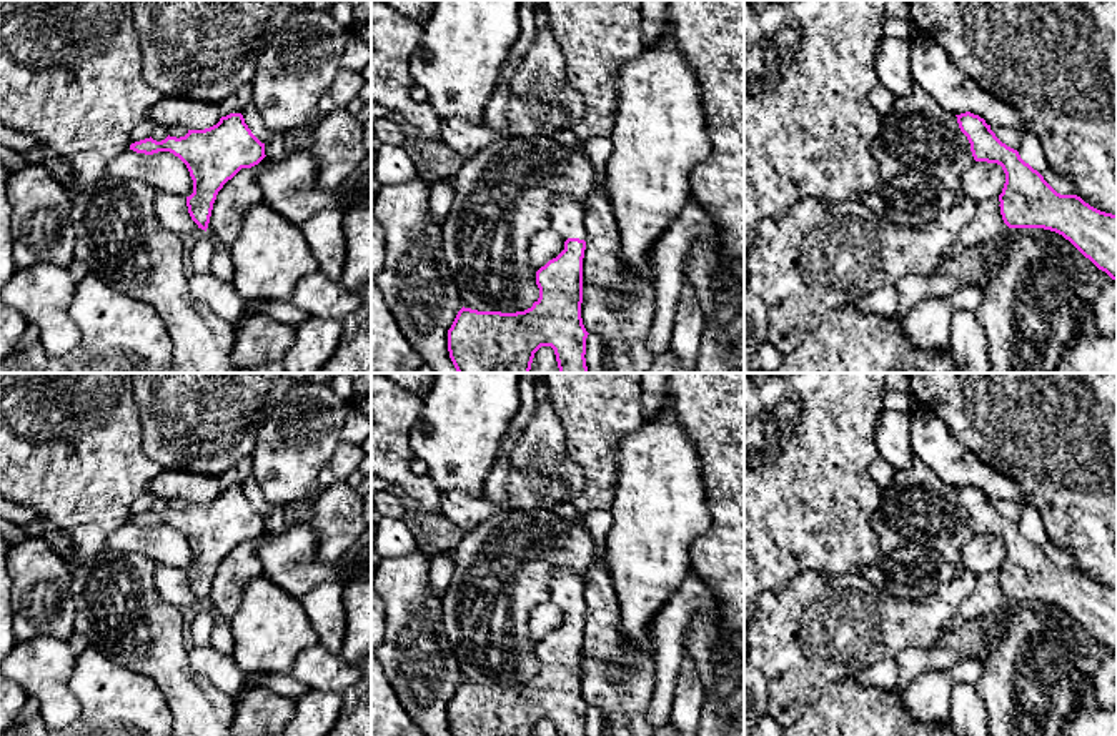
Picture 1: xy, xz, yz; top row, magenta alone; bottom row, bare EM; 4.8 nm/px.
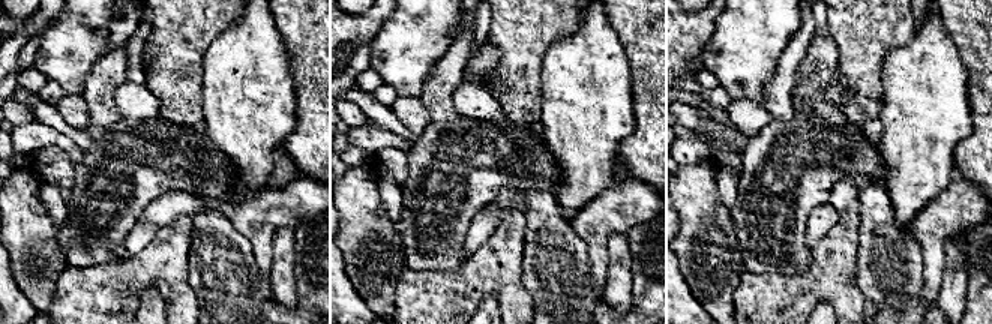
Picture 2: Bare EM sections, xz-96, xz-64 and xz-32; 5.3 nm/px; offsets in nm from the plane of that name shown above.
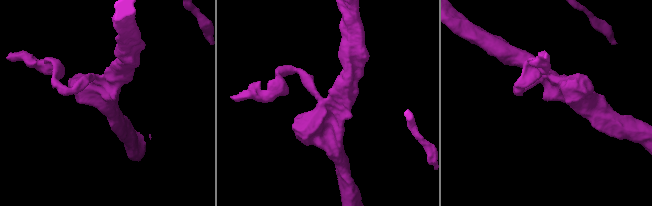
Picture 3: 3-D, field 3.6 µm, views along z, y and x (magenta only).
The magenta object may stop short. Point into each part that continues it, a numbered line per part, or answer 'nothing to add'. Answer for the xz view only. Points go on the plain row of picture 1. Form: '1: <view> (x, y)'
1: xz (566, 586)

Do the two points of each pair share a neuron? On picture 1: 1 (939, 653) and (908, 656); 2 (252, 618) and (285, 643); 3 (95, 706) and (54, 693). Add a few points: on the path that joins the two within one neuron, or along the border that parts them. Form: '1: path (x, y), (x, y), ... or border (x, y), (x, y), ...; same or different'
1: path (931, 656), (916, 656); same
2: path (260, 625), (268, 626), (277, 635); same
3: border (74, 663), (70, 688), (80, 705), (77, 718); different

